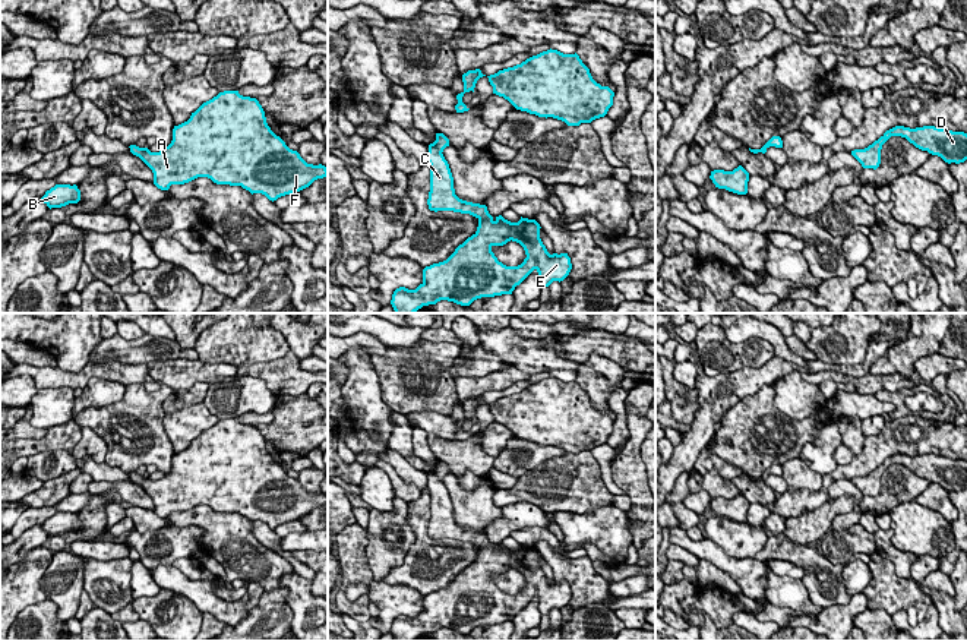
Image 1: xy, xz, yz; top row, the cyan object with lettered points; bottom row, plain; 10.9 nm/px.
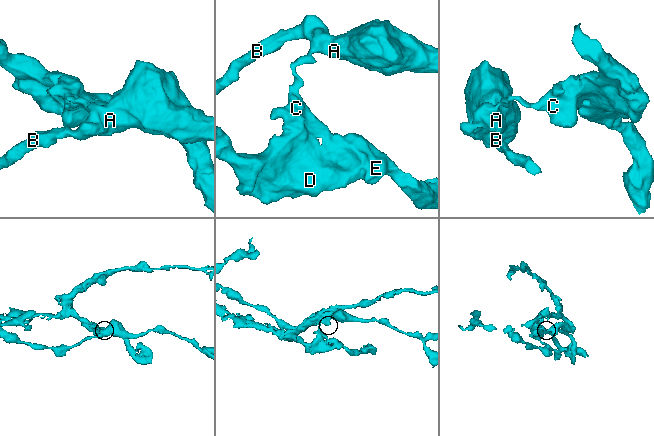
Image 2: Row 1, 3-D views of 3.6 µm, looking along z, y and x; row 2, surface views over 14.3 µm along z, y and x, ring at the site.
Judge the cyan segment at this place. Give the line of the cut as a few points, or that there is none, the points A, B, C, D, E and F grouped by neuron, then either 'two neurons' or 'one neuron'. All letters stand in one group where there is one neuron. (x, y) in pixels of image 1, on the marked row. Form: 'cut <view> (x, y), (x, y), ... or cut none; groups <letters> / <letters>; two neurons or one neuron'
cut xz (458, 94), (461, 97); groups A B F / C D E; two neurons

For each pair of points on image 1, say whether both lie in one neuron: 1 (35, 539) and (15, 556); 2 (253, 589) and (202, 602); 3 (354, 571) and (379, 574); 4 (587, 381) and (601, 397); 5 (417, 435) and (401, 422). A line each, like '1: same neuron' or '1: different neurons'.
1: same neuron
2: same neuron
3: different neurons
4: same neuron
5: different neurons

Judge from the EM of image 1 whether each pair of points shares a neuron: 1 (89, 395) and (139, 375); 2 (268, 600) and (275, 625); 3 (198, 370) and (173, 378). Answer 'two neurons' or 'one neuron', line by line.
1: two neurons
2: one neuron
3: one neuron

